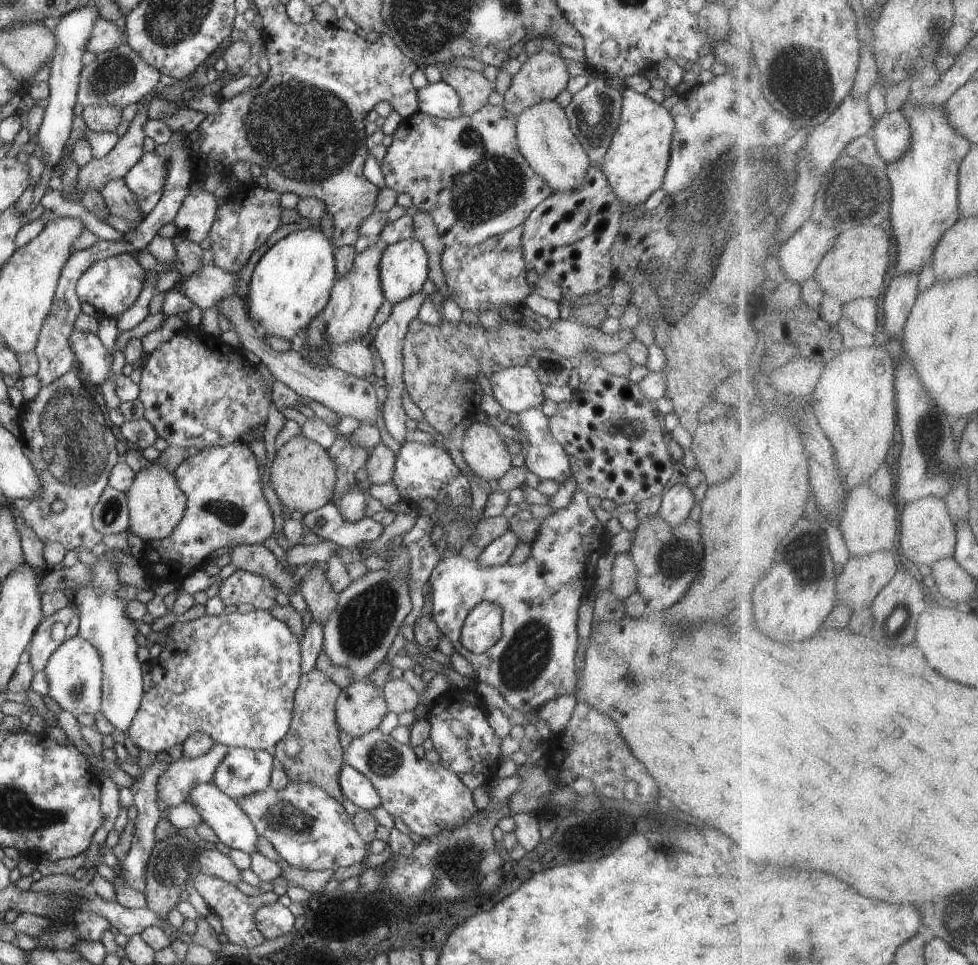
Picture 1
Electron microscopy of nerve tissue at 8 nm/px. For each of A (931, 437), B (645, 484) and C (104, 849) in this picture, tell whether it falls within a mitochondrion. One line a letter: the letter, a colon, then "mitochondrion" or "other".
A: mitochondrion
B: other
C: other

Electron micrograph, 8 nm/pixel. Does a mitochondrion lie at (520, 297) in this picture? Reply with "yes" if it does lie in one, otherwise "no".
no

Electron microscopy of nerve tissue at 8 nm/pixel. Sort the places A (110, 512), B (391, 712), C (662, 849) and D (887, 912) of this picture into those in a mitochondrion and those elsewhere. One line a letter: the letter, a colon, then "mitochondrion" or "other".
A: mitochondrion
B: other
C: mitochondrion
D: other

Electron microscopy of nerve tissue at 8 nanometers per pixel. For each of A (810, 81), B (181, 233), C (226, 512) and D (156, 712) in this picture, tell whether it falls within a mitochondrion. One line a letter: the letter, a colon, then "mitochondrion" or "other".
A: mitochondrion
B: other
C: mitochondrion
D: other

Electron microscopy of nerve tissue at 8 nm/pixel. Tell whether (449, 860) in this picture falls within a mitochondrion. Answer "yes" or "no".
yes

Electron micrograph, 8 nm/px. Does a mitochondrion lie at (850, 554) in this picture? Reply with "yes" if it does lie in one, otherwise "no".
no

